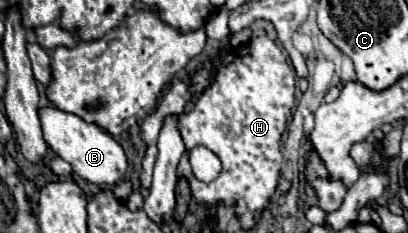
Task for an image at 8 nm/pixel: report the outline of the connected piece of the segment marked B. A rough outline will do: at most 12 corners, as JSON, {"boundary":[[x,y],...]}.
{"boundary":[[39,107],[45,143],[81,179],[115,185],[121,145],[99,125]]}

